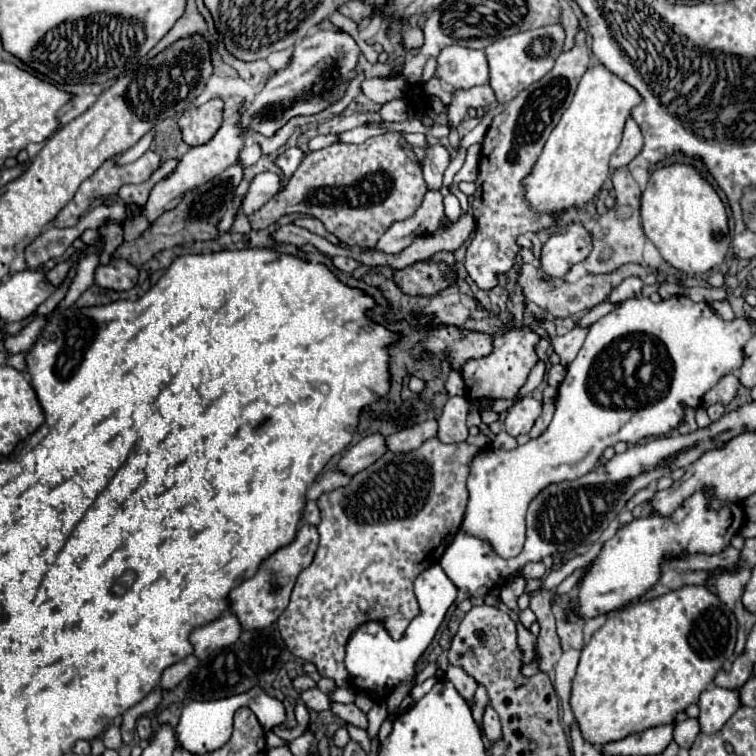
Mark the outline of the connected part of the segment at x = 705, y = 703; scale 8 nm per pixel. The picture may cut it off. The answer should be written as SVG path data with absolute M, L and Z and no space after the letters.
M719 686L707 688L699 698L699 726L703 734L715 734L741 706L739 694L735 690L725 690Z

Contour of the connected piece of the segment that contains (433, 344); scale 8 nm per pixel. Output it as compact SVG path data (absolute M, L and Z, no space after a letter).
M445 326L441 330L431 328L427 336L423 338L421 346L433 354L443 352L445 358L451 362L453 370L461 370L461 366L471 358L483 358L487 356L493 346L487 334L483 332L471 332L465 338L459 336L455 326Z

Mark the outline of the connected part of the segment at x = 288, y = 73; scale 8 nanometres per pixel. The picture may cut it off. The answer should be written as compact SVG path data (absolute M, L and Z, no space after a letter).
M315 30L307 34L303 40L295 42L295 52L287 68L277 76L271 76L265 82L263 90L255 94L253 102L241 108L241 128L245 132L253 128L253 132L271 138L291 118L313 116L327 110L345 96L351 72L355 70L359 56L361 48L353 40L353 36L343 30Z

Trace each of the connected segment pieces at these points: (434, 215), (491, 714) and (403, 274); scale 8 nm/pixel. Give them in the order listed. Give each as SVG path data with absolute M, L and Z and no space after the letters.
M427 190L417 212L401 222L393 222L387 232L379 238L373 250L385 254L399 254L405 250L415 238L435 232L439 228L439 220L445 212L441 190Z
M487 706L483 714L483 734L489 738L491 744L501 740L501 722L497 718L497 712L491 706Z
M417 262L417 264L409 266L409 268L397 270L395 282L407 294L433 296L433 294L445 290L453 282L453 274L443 264Z

